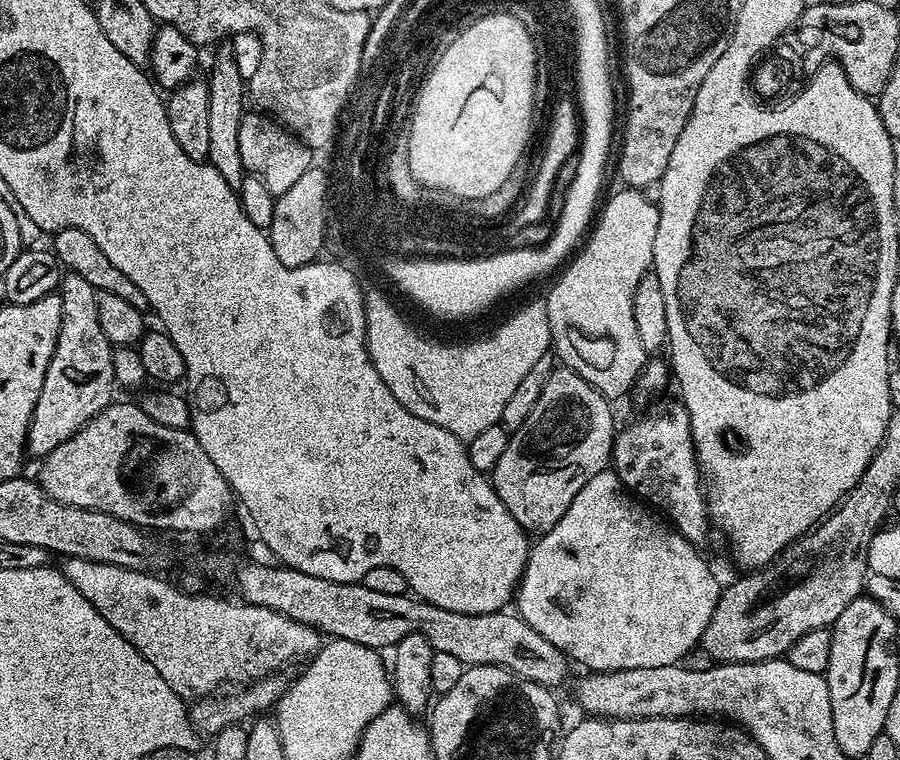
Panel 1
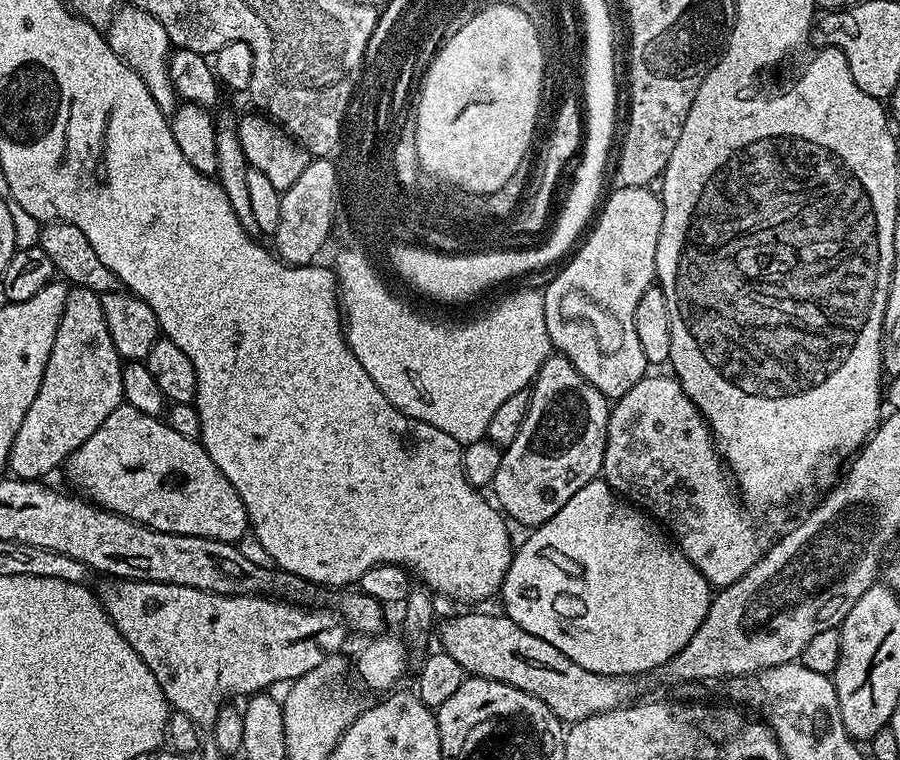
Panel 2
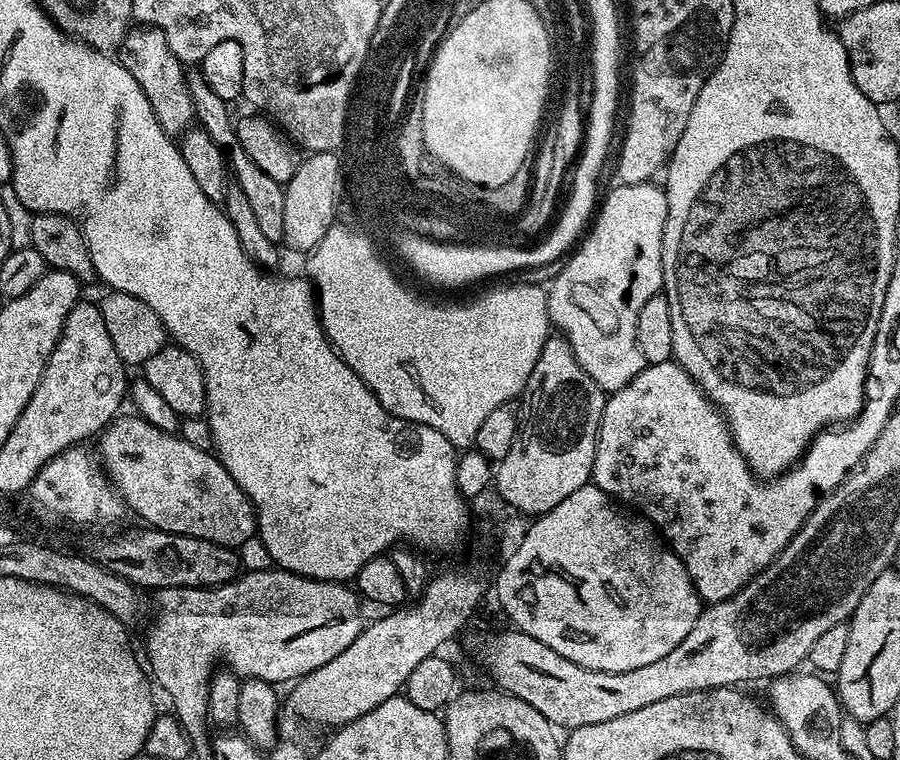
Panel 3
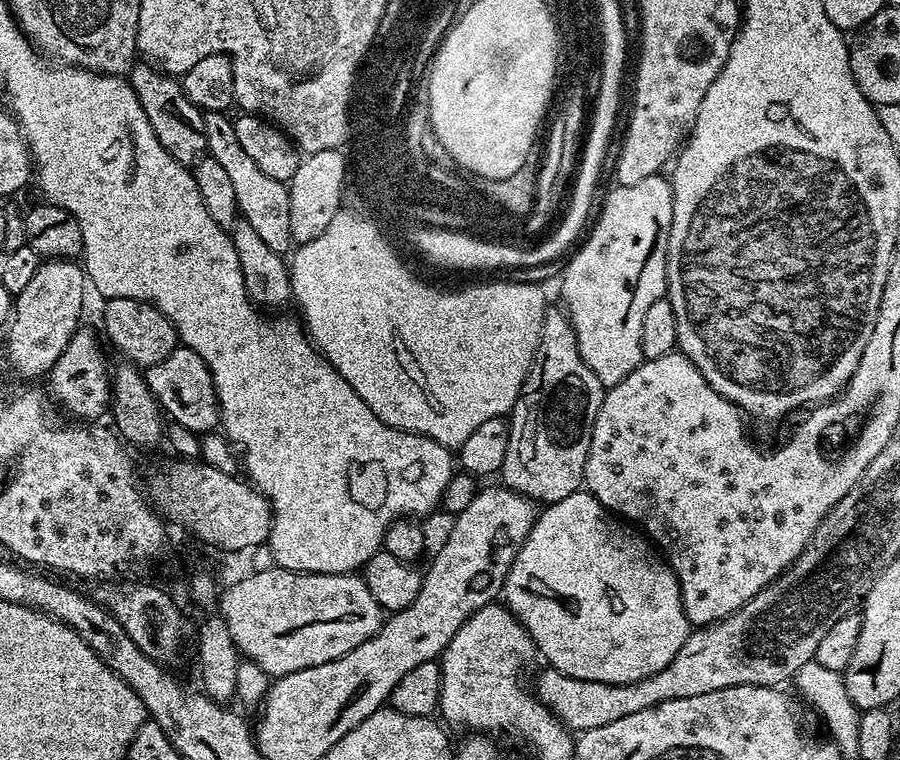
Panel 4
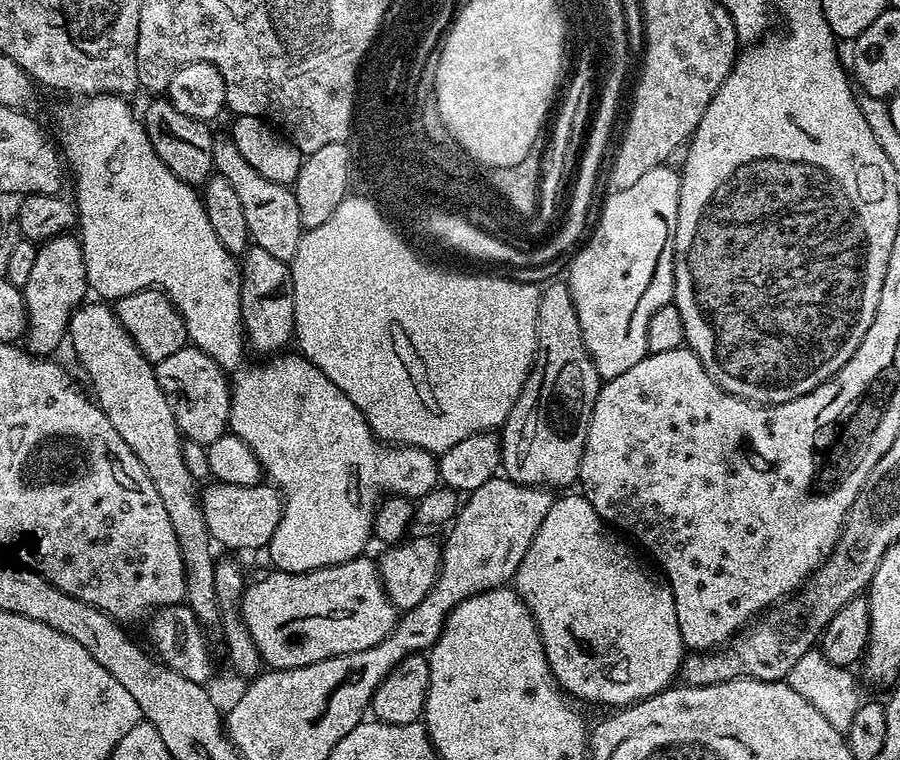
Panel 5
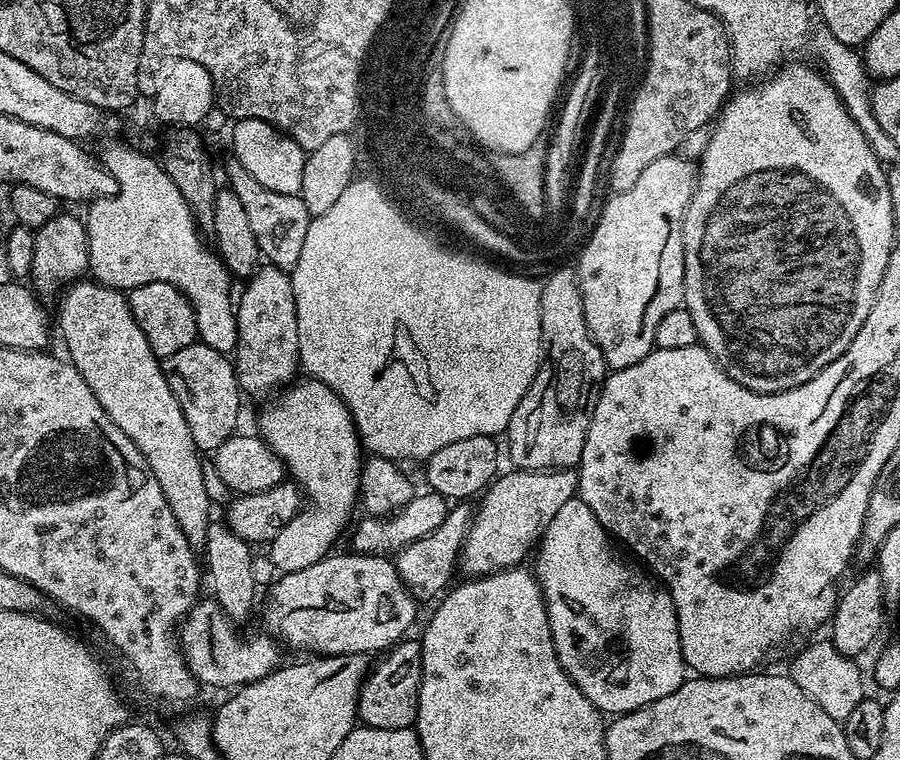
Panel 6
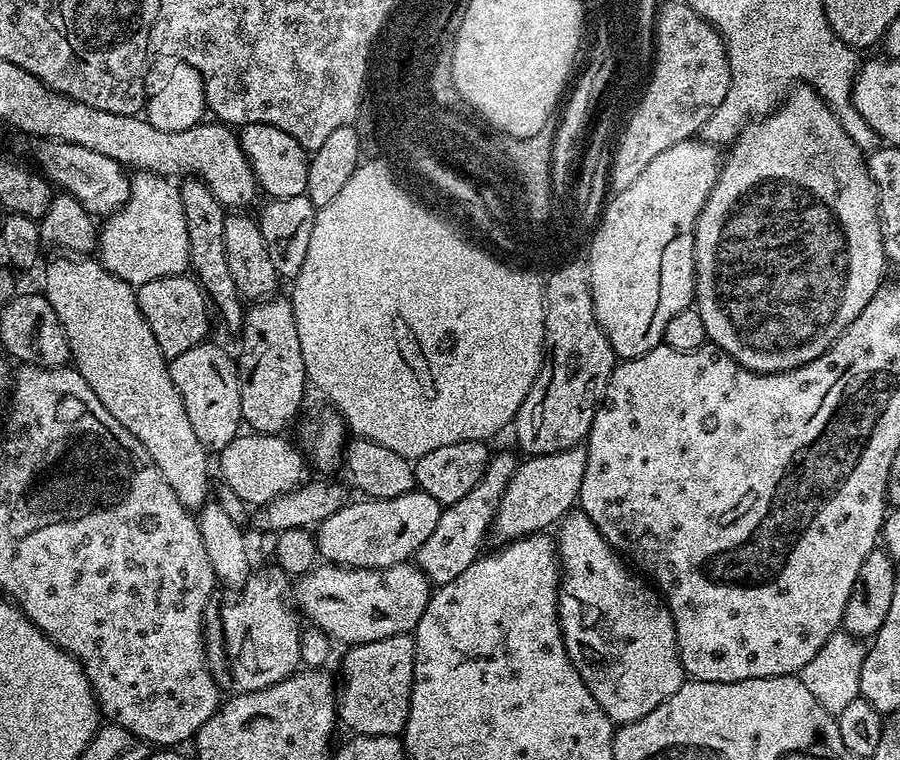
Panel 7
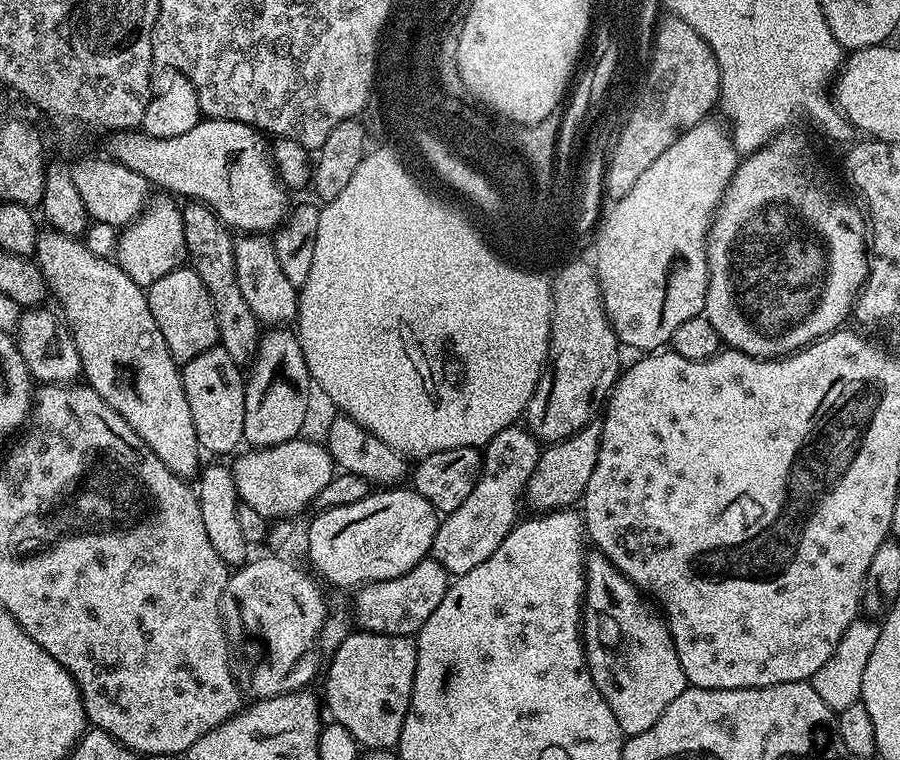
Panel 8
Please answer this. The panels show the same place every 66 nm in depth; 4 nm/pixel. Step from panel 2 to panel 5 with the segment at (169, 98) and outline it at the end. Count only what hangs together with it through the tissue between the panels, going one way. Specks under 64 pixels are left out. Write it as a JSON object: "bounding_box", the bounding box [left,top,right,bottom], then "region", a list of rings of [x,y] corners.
{"bounding_box":[142,98,214,186],"region":[[[160,98],[142,112],[142,123],[158,158],[170,166],[170,170],[182,182],[193,186],[203,186],[213,175],[212,159],[214,158],[214,133],[203,120],[195,120],[182,110],[178,110],[167,98]]]}

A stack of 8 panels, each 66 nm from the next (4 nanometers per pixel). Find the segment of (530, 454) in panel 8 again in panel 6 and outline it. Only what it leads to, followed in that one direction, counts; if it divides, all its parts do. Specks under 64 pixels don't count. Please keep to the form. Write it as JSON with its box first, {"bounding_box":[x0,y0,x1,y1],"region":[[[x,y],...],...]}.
{"bounding_box":[394,502,473,602],"region":[[[464,502],[449,507],[442,526],[438,526],[436,532],[411,540],[405,548],[395,553],[394,563],[398,574],[407,586],[408,593],[416,597],[417,601],[424,602],[424,600],[432,599],[435,601],[453,583],[452,571],[454,573],[457,571],[460,551],[464,545],[468,527],[472,524],[473,509],[468,507],[469,505]]]}

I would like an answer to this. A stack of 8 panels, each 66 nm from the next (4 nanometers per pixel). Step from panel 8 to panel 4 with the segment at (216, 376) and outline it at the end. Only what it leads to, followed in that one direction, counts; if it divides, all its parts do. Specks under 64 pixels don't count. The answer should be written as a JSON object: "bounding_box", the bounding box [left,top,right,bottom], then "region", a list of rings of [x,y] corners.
{"bounding_box":[143,346,220,434],"region":[[[178,346],[170,354],[166,354],[162,362],[143,369],[143,373],[146,386],[150,386],[163,415],[171,423],[186,426],[186,430],[197,434],[211,432],[219,425],[220,403],[214,390],[214,378],[206,362],[202,362],[202,358],[194,354],[194,350]]]}

